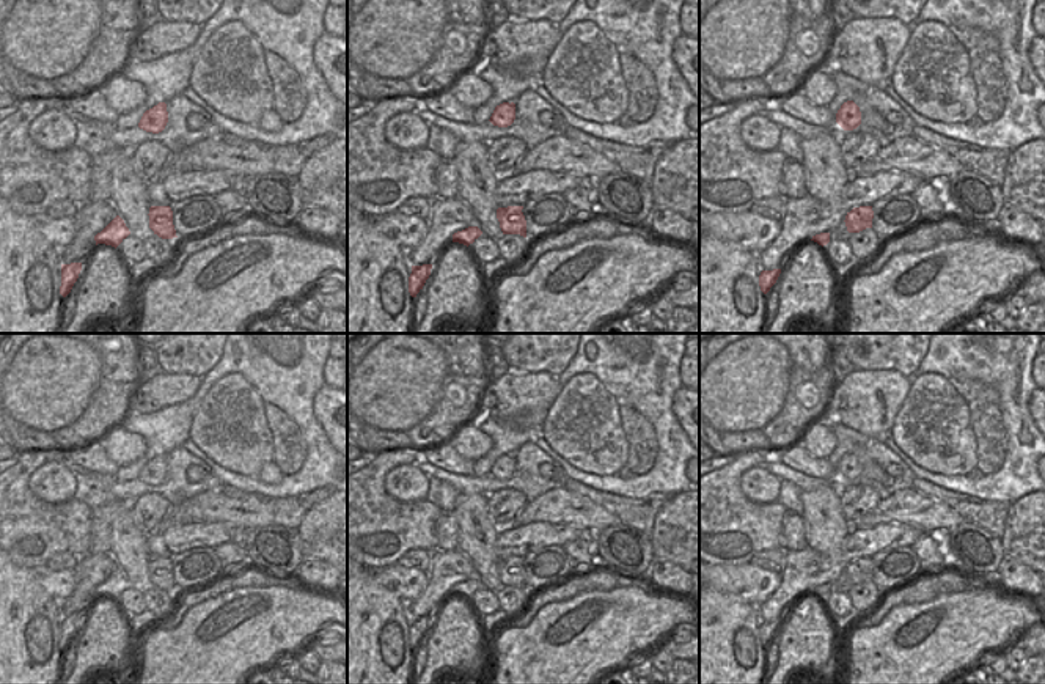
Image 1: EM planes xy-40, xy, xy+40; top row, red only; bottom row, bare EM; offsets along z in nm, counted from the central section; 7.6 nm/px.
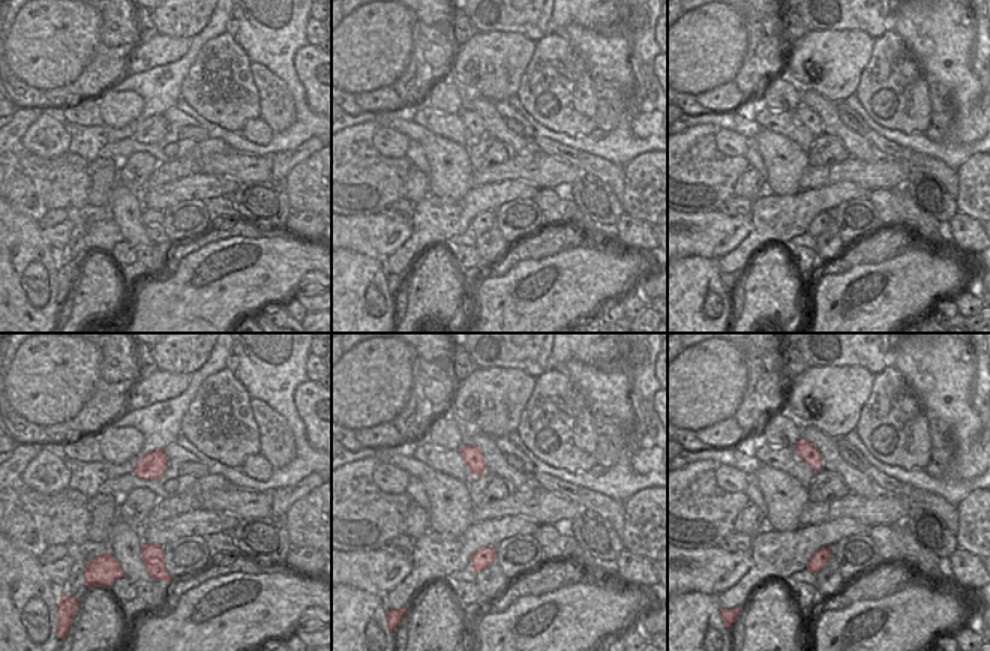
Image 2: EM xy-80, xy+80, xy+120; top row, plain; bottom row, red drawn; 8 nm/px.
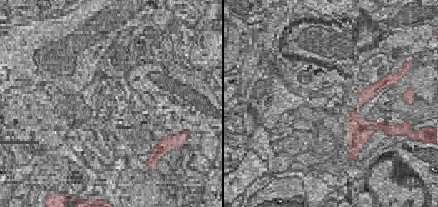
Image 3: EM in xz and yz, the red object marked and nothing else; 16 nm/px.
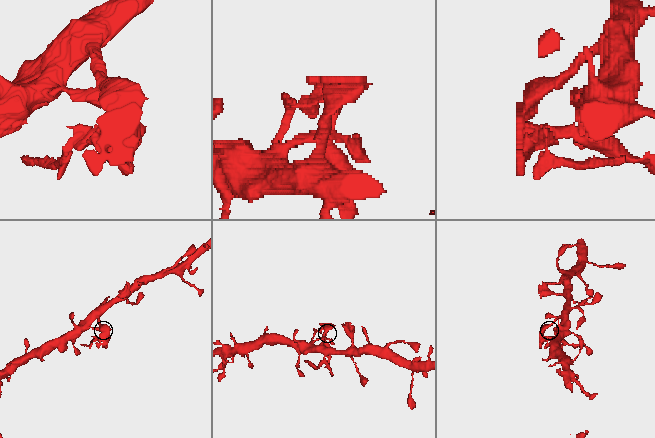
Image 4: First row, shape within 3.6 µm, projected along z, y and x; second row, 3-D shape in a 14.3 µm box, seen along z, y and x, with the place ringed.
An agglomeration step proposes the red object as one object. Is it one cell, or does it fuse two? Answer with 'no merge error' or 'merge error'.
merge error

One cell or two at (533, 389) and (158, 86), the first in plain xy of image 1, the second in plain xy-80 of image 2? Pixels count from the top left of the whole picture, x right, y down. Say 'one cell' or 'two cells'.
two cells

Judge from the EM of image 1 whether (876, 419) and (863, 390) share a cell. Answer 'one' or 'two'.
one

